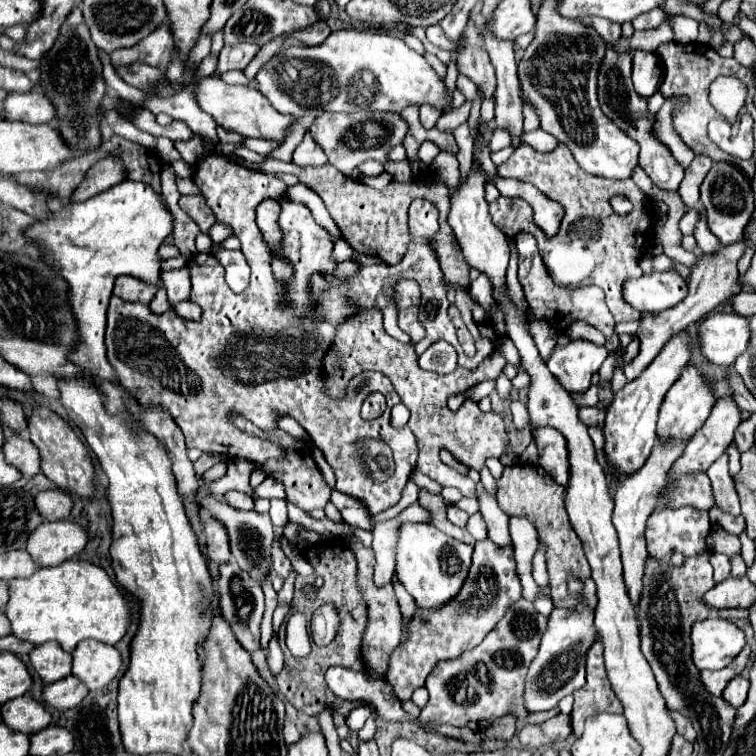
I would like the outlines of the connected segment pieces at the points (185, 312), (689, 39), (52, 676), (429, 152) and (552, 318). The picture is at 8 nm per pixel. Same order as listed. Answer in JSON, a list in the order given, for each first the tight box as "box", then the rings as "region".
[{"box":[176,303,200,321],"region":[[[184,303],[184,309],[176,309],[178,317],[182,317],[184,321],[198,321],[200,319],[200,307],[196,303]]]},{"box":[668,15,698,43],"region":[[[670,15],[668,21],[672,23],[676,41],[680,41],[680,43],[694,43],[694,41],[696,41],[698,23],[696,23],[694,19],[684,17],[684,15]]]},{"box":[30,643,72,683],"region":[[[44,643],[34,647],[34,651],[30,653],[30,663],[46,683],[54,683],[70,675],[72,655],[60,651],[58,643]]]},{"box":[418,141,440,165],"region":[[[424,141],[424,143],[420,145],[420,149],[418,149],[418,157],[420,157],[420,161],[426,163],[426,165],[430,165],[432,159],[434,159],[438,153],[440,153],[440,147],[438,147],[436,143],[432,143],[432,141]]]},{"box":[514,233,616,339],"region":[[[516,233],[514,241],[518,247],[518,279],[520,279],[520,285],[524,289],[526,301],[530,303],[536,317],[550,321],[550,325],[556,331],[564,331],[572,321],[582,319],[582,321],[588,321],[590,325],[594,325],[596,329],[600,329],[606,335],[606,339],[610,339],[614,335],[616,323],[614,323],[612,313],[608,311],[608,307],[604,303],[604,291],[600,291],[600,287],[594,287],[594,285],[592,287],[580,287],[580,289],[558,287],[550,279],[542,259],[540,259],[536,239],[530,233]]]}]

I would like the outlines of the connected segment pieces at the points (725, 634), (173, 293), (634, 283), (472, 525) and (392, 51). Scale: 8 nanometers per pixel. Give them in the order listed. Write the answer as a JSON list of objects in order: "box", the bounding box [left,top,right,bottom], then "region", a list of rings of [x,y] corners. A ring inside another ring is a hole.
[{"box":[692,617,746,669],"region":[[[708,617],[692,625],[692,659],[702,669],[722,669],[746,645],[744,631],[722,617]]]},{"box":[164,267,190,309],"region":[[[188,267],[174,269],[174,271],[164,271],[164,289],[168,293],[170,309],[174,309],[180,301],[188,301],[190,299]]]},{"box":[624,269,688,313],"region":[[[674,269],[650,273],[624,283],[624,299],[640,313],[666,311],[688,295],[688,281]]]},{"box":[468,511,488,541],"region":[[[476,511],[472,517],[468,520],[468,533],[476,539],[476,541],[482,541],[482,539],[488,539],[488,531],[486,531],[486,523],[482,519],[482,513]]]},{"box":[256,29,448,119],"region":[[[340,29],[332,31],[328,39],[314,47],[288,47],[272,57],[256,75],[256,87],[280,111],[296,115],[296,119],[316,119],[324,111],[402,111],[408,105],[430,103],[448,111],[444,81],[432,71],[426,59],[408,49],[404,41],[390,33]]]}]

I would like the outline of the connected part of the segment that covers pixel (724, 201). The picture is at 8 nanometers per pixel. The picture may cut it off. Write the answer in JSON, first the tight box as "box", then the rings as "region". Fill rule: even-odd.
{"box":[700,163,754,243],"region":[[[714,163],[704,183],[700,185],[700,199],[706,209],[706,219],[710,231],[720,239],[720,243],[736,243],[742,239],[744,227],[754,211],[754,193],[748,189],[748,177],[732,163]]]}

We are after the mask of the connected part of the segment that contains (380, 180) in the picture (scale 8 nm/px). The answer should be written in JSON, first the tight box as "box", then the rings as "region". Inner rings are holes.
{"box":[360,172,392,189],"region":[[[384,172],[381,175],[376,175],[375,177],[360,177],[362,181],[366,181],[370,187],[374,185],[374,187],[378,187],[378,189],[384,189],[384,187],[388,186],[388,183],[392,181],[392,176],[388,172]]]}

